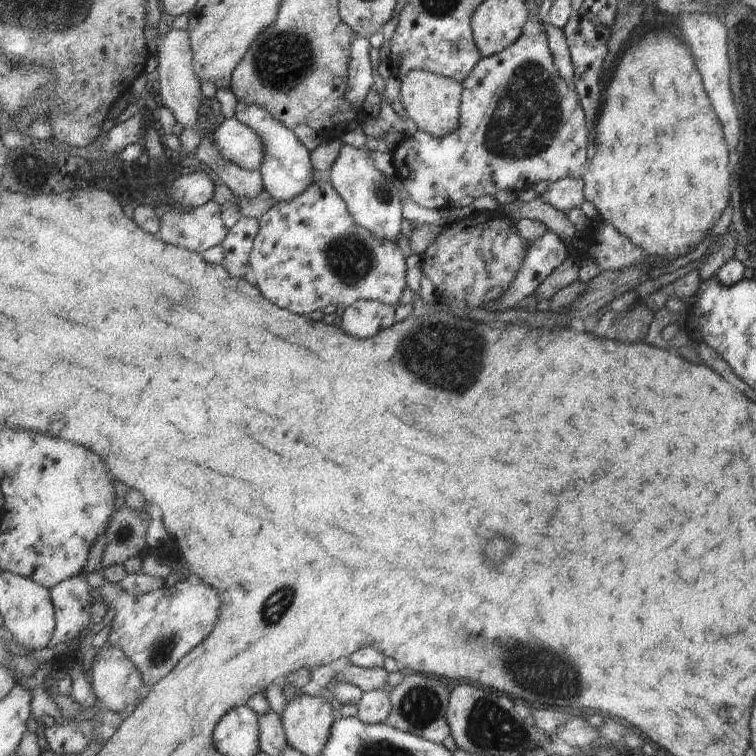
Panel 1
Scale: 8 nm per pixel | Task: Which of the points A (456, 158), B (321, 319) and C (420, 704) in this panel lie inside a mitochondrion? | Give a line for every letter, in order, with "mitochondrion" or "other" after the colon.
A: other
B: other
C: mitochondrion

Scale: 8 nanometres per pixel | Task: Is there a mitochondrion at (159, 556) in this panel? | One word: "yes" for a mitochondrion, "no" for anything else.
no

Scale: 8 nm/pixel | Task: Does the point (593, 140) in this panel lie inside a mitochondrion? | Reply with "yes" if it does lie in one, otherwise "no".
no

